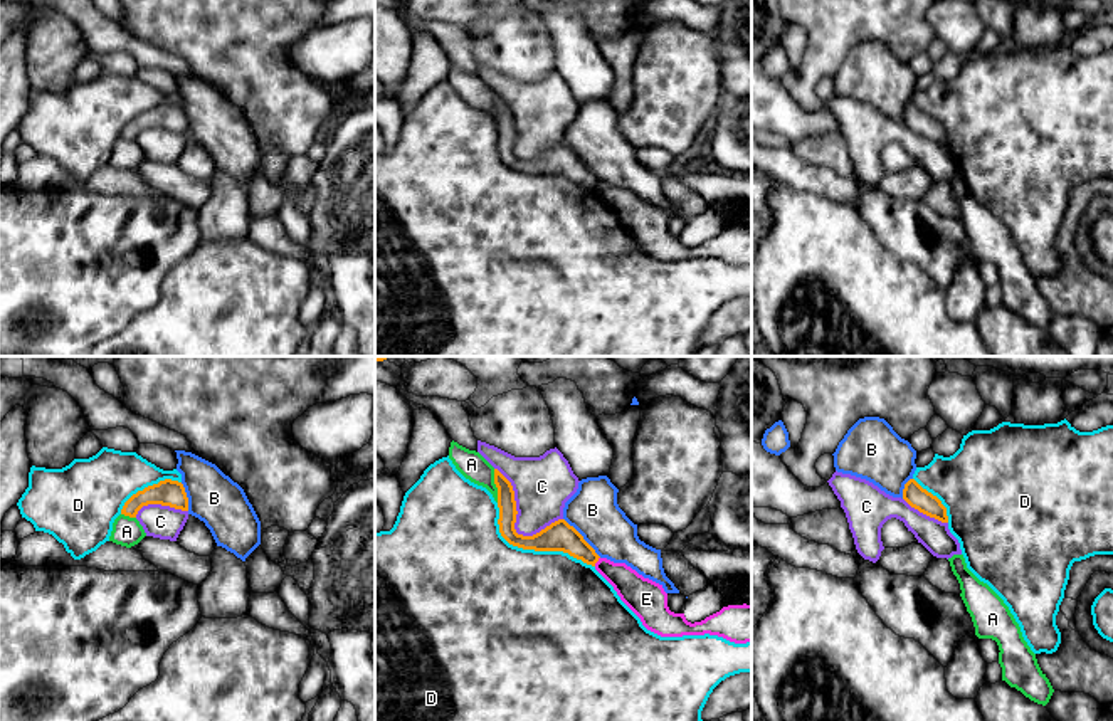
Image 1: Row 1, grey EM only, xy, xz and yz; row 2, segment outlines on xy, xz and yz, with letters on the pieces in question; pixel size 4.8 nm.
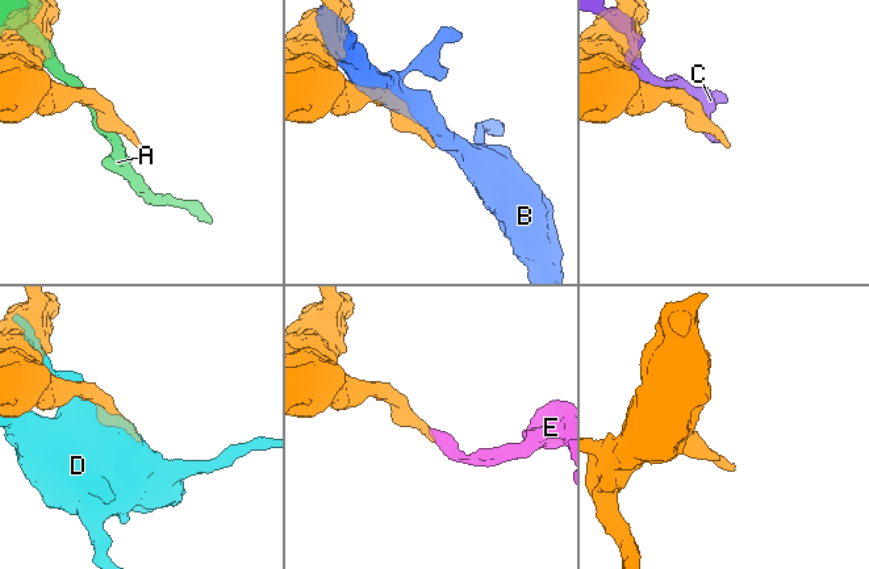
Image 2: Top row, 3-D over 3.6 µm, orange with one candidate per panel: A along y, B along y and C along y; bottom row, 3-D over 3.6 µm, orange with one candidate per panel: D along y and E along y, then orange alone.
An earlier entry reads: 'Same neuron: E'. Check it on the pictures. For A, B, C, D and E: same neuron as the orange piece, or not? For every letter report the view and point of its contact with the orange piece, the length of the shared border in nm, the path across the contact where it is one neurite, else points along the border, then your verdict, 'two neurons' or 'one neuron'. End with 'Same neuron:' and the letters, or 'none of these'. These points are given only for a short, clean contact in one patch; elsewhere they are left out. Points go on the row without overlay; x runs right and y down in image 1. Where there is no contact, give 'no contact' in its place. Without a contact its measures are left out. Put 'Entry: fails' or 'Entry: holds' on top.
Entry: fails
A: contact xz (496, 110); length 160 nm; two neurons
B: contact xz (582, 162); length 260 nm; two neurons
C: contact xz (515, 145); length 420 nm; two neurons
D: contact xz (532, 172); length 550 nm; two neurons
E: contact xz (597, 184); length 50 nm; border xz (599, 180), (594, 189); two neurons
Same neuron: none of these

